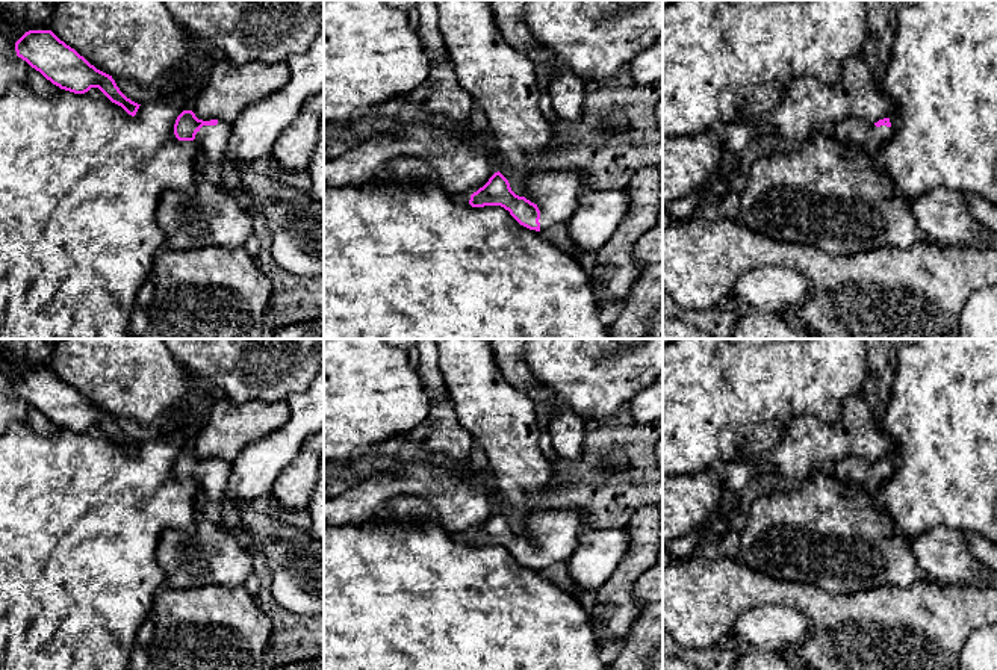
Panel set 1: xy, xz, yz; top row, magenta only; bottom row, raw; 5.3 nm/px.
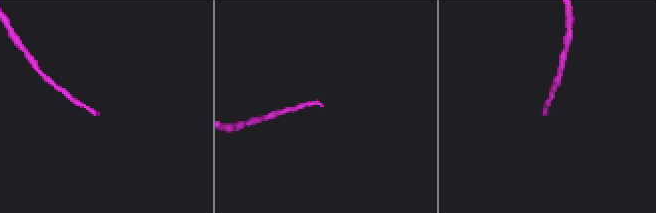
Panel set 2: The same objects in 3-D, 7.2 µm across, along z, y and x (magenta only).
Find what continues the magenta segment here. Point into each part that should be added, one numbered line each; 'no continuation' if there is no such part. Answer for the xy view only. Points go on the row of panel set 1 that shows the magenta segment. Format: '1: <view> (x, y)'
1: xy (212, 139)

